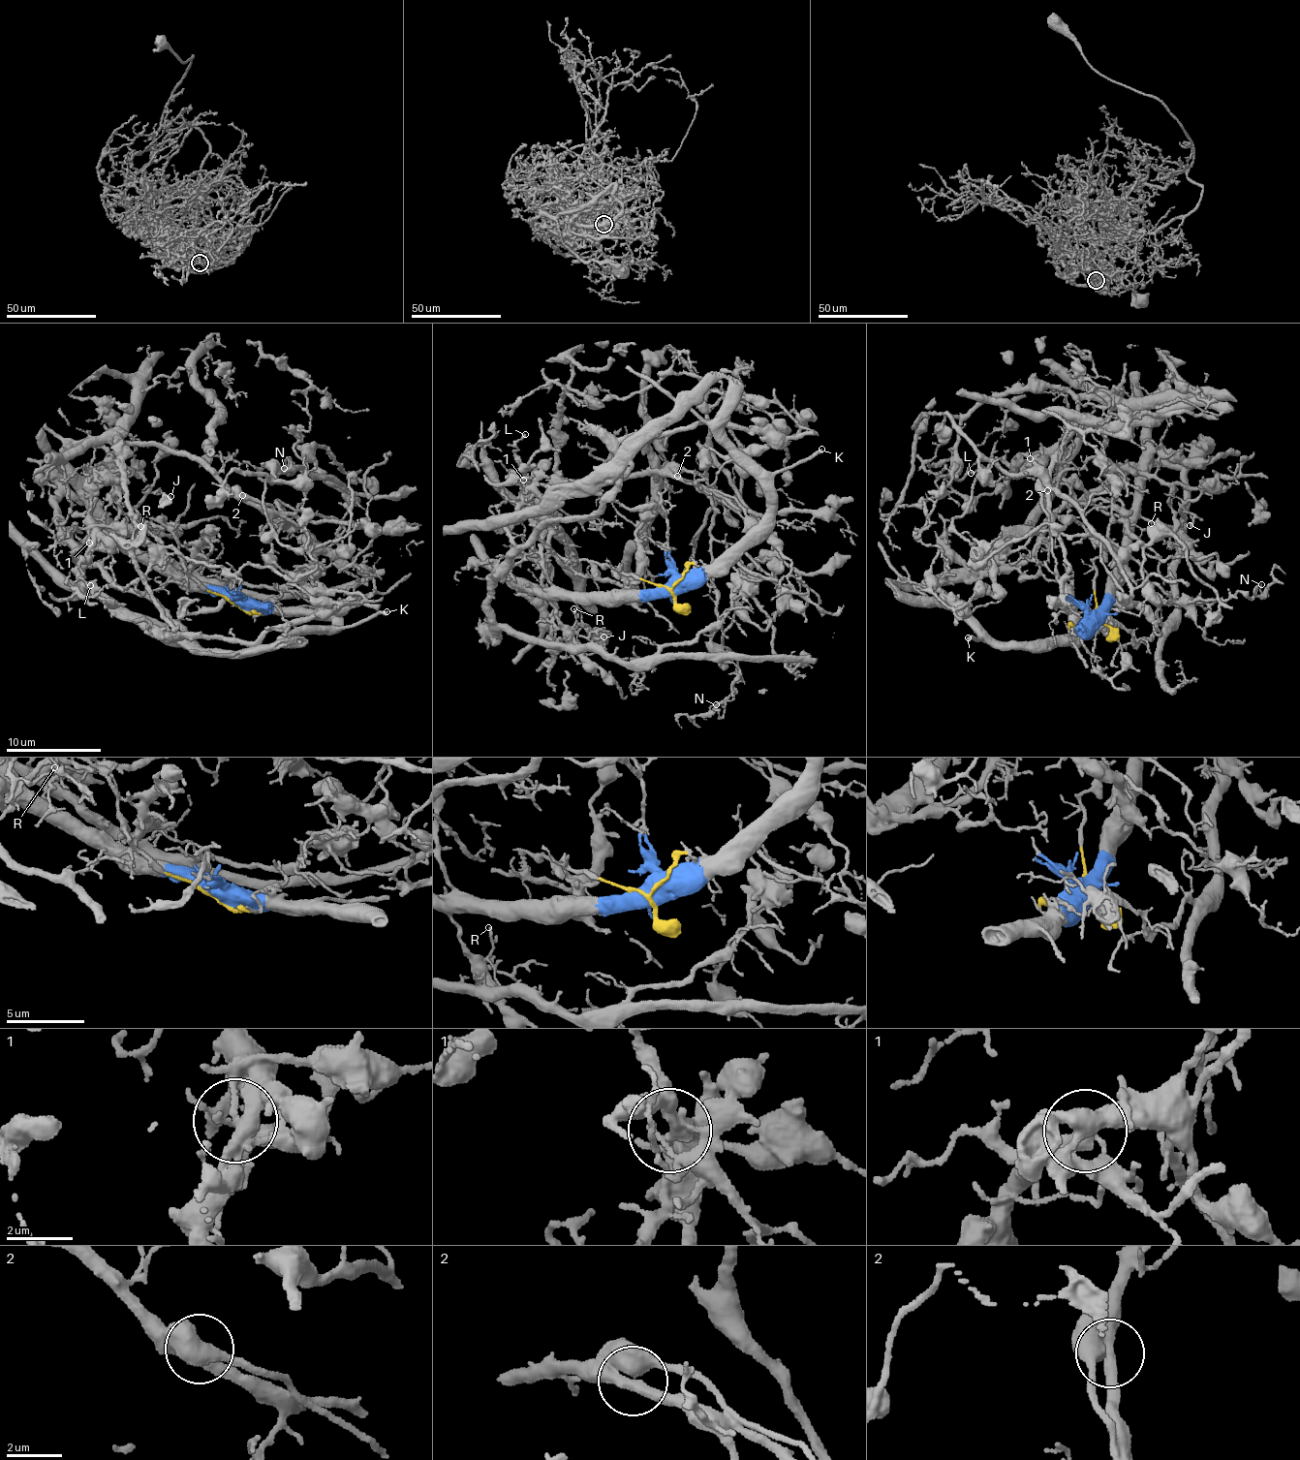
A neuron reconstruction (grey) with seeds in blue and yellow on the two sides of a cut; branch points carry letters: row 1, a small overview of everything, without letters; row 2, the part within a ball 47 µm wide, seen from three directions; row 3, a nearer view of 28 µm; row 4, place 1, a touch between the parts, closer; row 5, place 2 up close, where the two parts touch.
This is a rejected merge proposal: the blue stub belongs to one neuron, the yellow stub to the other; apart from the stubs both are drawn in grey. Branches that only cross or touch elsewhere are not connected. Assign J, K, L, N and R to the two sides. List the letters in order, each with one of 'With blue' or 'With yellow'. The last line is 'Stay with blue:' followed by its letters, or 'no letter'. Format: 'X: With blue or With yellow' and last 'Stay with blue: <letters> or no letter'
J: With blue
K: With blue
L: With blue
N: With yellow
R: With blue
Stay with blue: J, K, L, R

